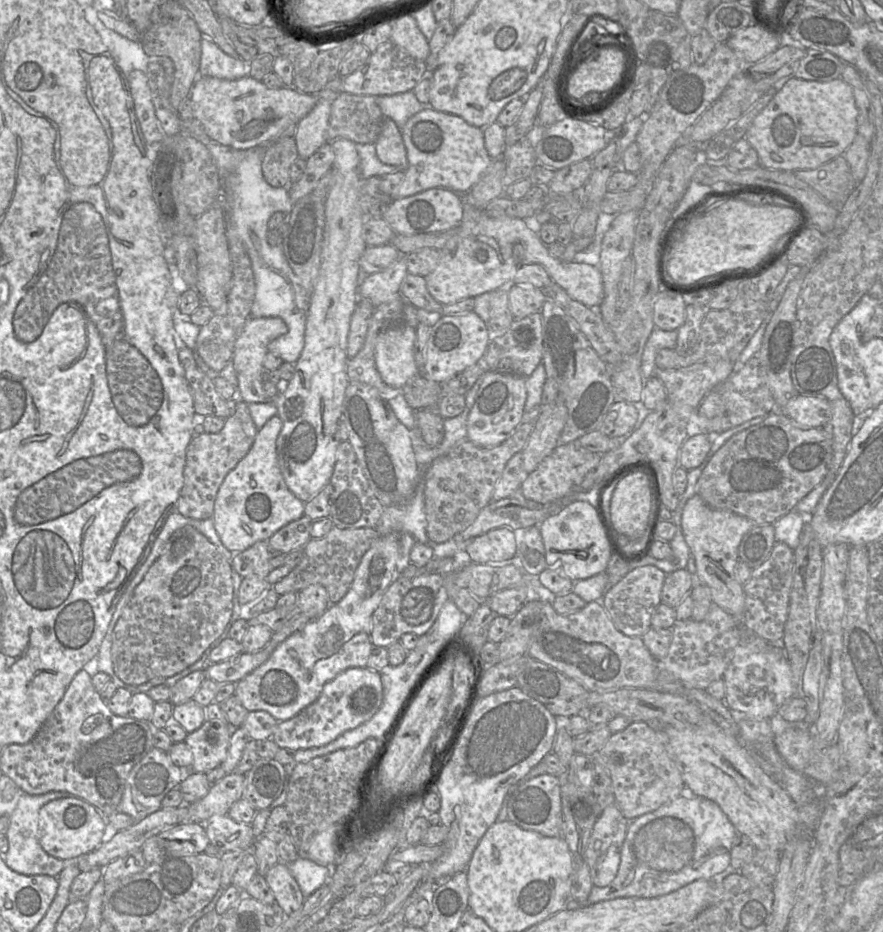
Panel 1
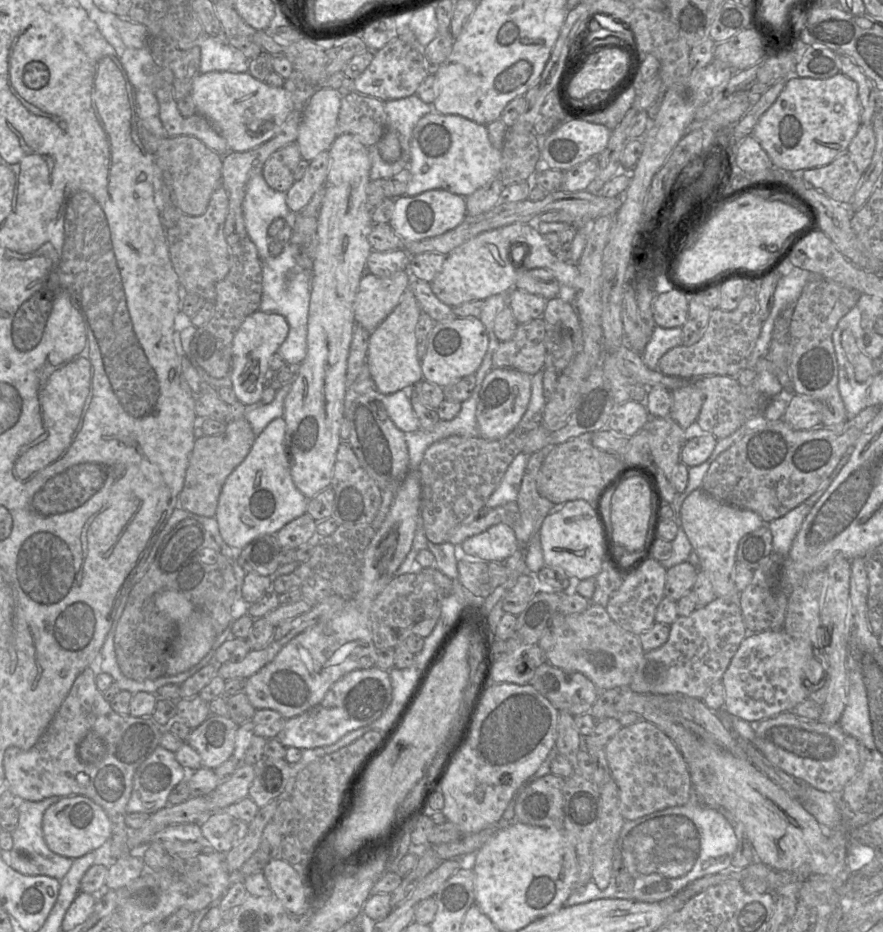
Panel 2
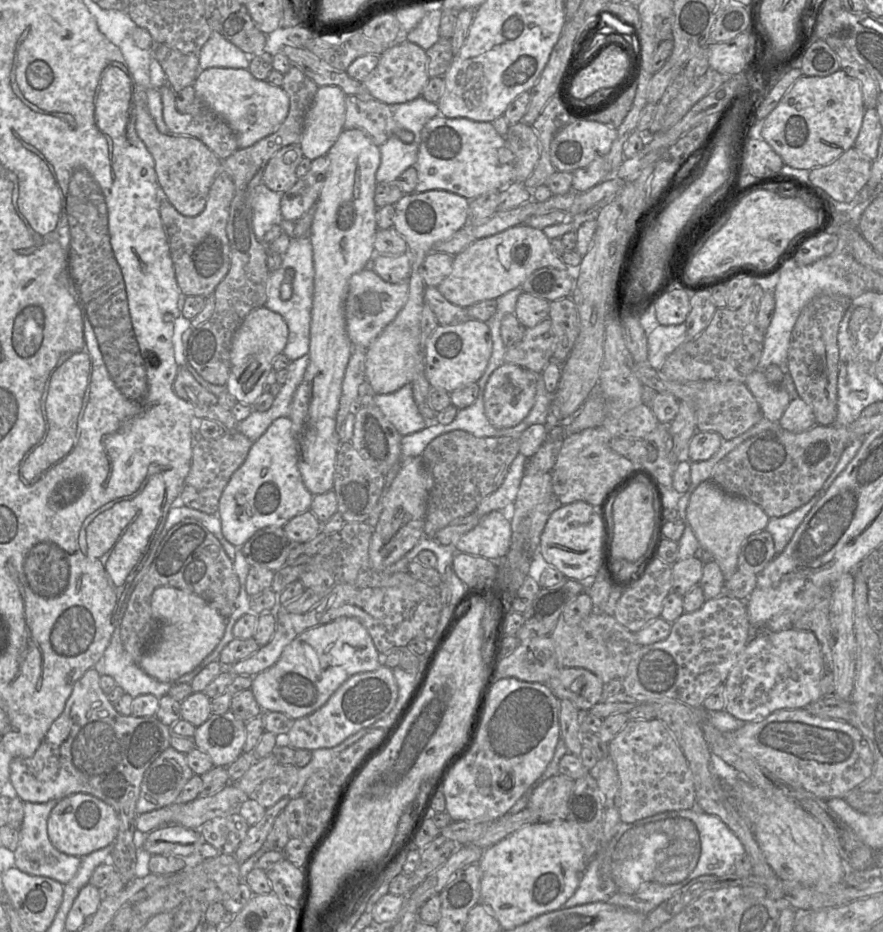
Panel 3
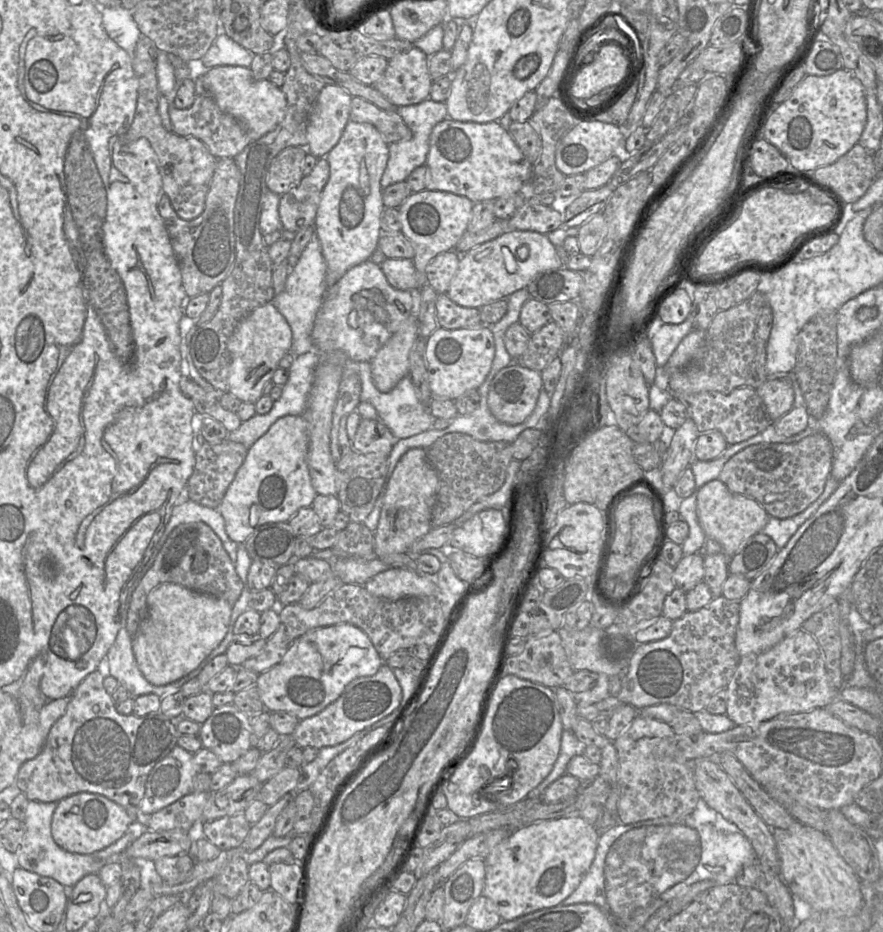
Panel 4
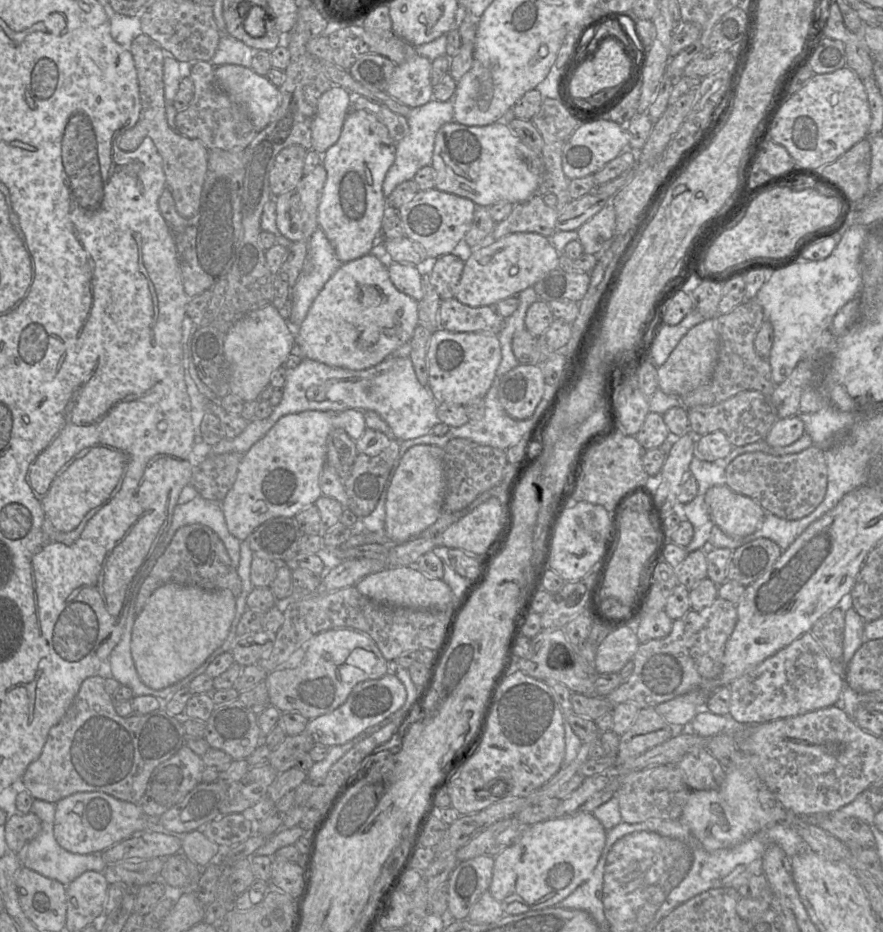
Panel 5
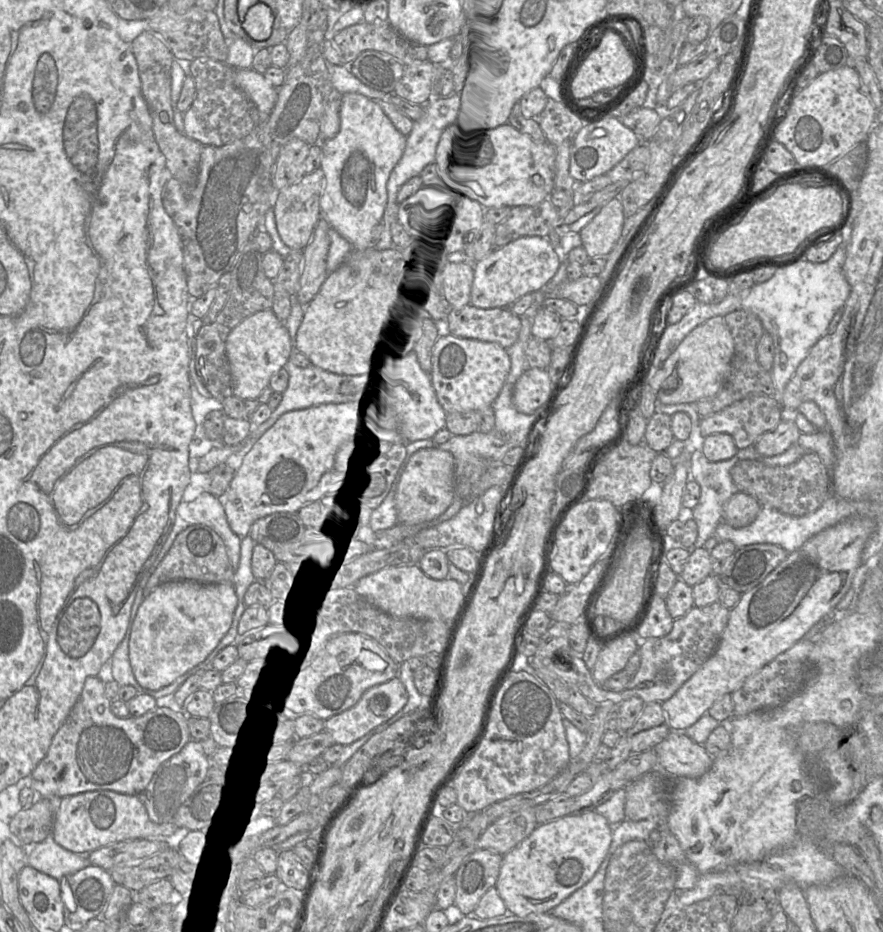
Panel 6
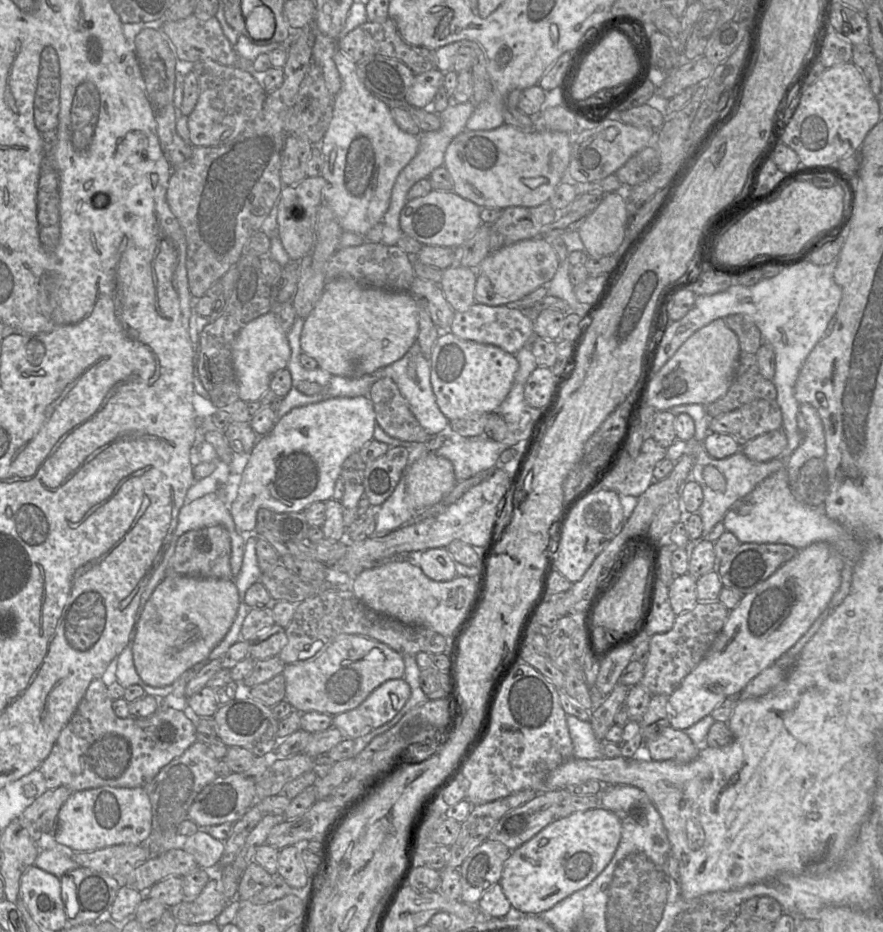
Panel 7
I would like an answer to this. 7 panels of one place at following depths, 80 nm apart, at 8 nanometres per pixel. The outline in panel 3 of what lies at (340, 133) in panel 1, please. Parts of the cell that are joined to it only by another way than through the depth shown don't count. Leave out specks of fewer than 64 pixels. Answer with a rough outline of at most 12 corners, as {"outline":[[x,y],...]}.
{"outline":[[346,96],[344,130],[360,129],[378,147],[392,136],[411,143],[389,105]]}

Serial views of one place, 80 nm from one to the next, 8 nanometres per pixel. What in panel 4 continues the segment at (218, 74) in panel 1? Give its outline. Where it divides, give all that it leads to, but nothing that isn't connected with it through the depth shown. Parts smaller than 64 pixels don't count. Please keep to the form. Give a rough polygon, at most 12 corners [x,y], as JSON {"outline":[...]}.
{"outline":[[219,33],[203,68],[250,67],[254,54]]}

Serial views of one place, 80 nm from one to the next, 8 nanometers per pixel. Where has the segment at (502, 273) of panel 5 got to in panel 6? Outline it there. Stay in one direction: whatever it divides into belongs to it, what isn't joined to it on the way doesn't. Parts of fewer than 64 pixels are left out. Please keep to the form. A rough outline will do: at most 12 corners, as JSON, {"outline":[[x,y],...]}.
{"outline":[[522,236],[473,266],[470,304],[508,308],[540,290],[562,254]]}

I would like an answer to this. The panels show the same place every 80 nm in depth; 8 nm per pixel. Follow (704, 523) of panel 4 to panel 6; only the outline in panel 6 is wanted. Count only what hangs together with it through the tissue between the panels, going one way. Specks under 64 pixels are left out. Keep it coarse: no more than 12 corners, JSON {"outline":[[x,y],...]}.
{"outline":[[737,492],[725,503],[722,521],[734,528],[756,519],[761,506]]}

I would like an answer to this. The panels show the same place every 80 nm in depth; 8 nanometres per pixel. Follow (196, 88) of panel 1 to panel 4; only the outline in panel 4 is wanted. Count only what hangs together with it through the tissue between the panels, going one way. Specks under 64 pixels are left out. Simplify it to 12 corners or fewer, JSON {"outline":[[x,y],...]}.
{"outline":[[250,67],[204,68],[205,89],[251,142],[285,117],[286,95]]}

